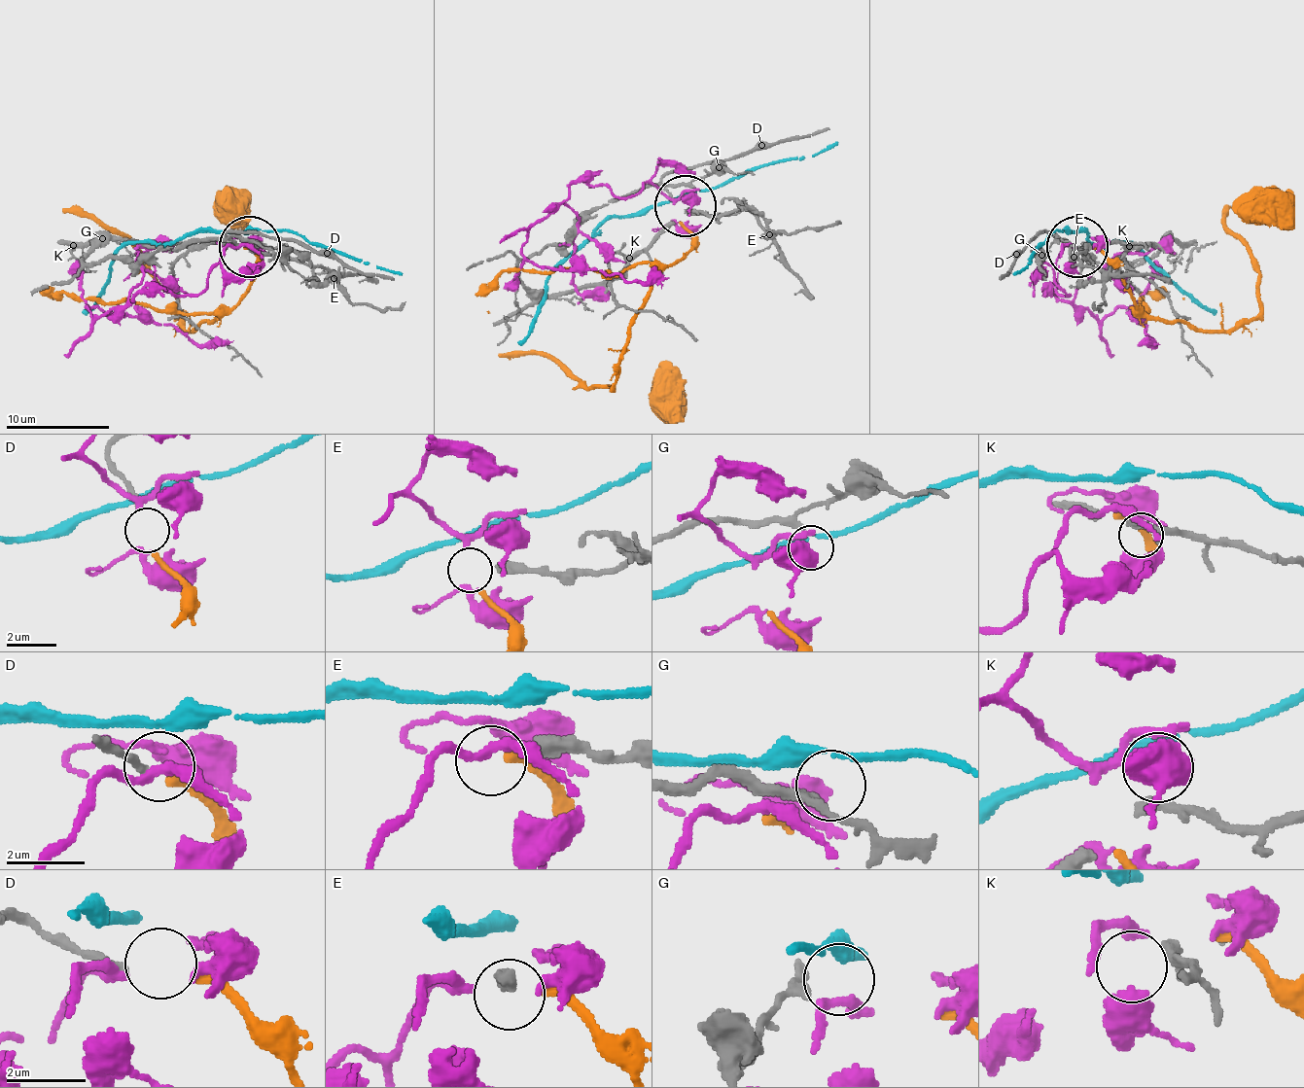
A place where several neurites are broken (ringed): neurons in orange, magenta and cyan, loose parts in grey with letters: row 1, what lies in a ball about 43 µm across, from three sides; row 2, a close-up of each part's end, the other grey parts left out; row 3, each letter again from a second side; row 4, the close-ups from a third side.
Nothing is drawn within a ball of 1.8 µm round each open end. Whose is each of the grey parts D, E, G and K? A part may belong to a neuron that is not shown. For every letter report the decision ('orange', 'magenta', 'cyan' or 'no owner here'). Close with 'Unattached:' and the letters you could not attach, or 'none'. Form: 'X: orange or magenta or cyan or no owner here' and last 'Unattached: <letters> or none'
D: orange
E: no owner here
G: no owner here
K: no owner here
Unattached: E, G, K

